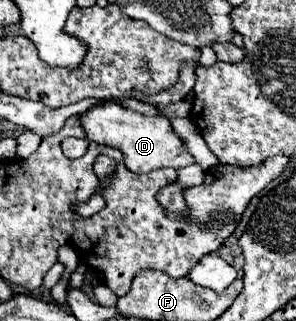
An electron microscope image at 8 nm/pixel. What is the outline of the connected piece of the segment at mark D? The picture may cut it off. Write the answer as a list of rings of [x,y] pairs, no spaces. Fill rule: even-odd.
[[[99,103],[85,113],[79,113],[79,123],[85,131],[87,141],[101,143],[107,147],[117,147],[123,153],[125,167],[133,173],[151,173],[155,169],[171,167],[183,169],[193,163],[193,157],[183,149],[181,141],[175,137],[169,119],[165,117],[145,117],[131,109],[121,107],[119,103]]]

